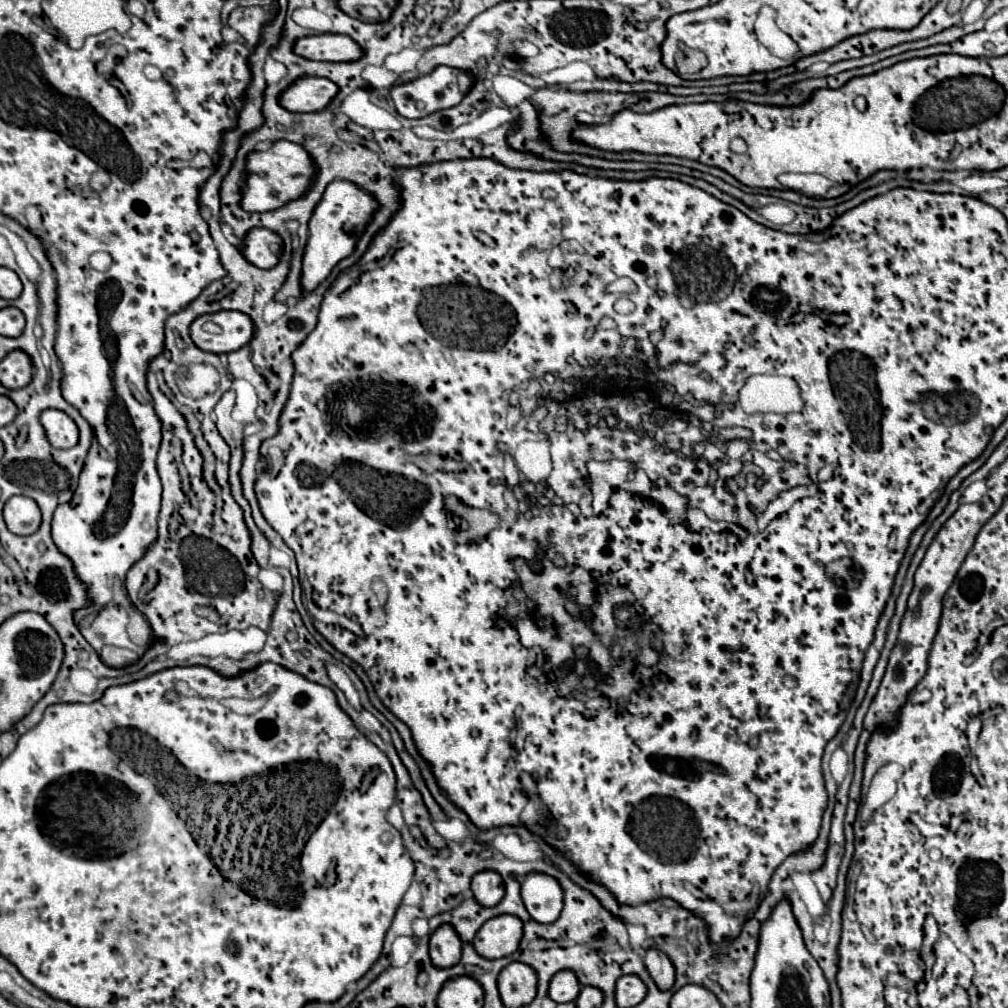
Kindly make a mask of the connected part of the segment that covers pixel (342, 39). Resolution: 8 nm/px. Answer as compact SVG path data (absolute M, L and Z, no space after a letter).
M307 35L295 41L293 53L311 61L355 61L361 57L361 47L347 35Z

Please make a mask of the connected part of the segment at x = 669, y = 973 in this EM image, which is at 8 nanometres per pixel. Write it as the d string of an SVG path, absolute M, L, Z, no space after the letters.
M649 949L645 959L643 959L649 975L653 977L655 985L661 989L661 991L667 991L673 987L675 983L675 969L673 965L669 963L669 957L657 949Z

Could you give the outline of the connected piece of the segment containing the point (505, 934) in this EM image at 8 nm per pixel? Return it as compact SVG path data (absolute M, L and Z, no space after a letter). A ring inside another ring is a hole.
M499 915L497 919L489 919L475 935L473 939L473 947L475 951L485 957L485 959L501 959L501 957L507 957L511 953L517 951L519 947L519 941L521 941L521 921L519 919L513 919L513 915ZM479 935L481 939L489 945L489 947L479 947Z

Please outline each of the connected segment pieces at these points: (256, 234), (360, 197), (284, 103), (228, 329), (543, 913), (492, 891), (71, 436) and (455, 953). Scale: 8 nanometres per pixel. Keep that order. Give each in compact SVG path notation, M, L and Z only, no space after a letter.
M251 229L251 231L247 231L245 239L241 241L239 251L251 265L269 269L279 261L279 255L283 251L283 241L273 231Z
M331 181L317 203L311 223L309 223L309 239L303 253L303 265L301 265L301 289L303 293L311 293L321 281L327 279L331 269L345 257L349 257L355 249L357 235L361 235L361 227L369 223L369 215L373 215L373 199L365 195L365 191L357 191L353 183L349 181Z
M301 77L281 95L279 105L287 111L321 111L337 95L337 85L321 77Z
M217 311L199 315L191 327L189 335L193 343L207 353L231 353L241 349L253 337L253 323L241 311Z
M527 875L521 885L521 897L537 923L553 923L563 909L563 891L549 875Z
M481 871L471 881L473 897L483 907L495 907L503 899L503 883L495 871Z
M45 409L39 417L45 435L49 439L49 443L55 449L69 449L77 445L79 439L79 431L77 425L73 423L73 419L69 419L69 415L65 415L59 409Z
M441 925L437 931L431 933L429 939L429 955L435 967L447 969L459 963L461 959L461 939L449 925Z

